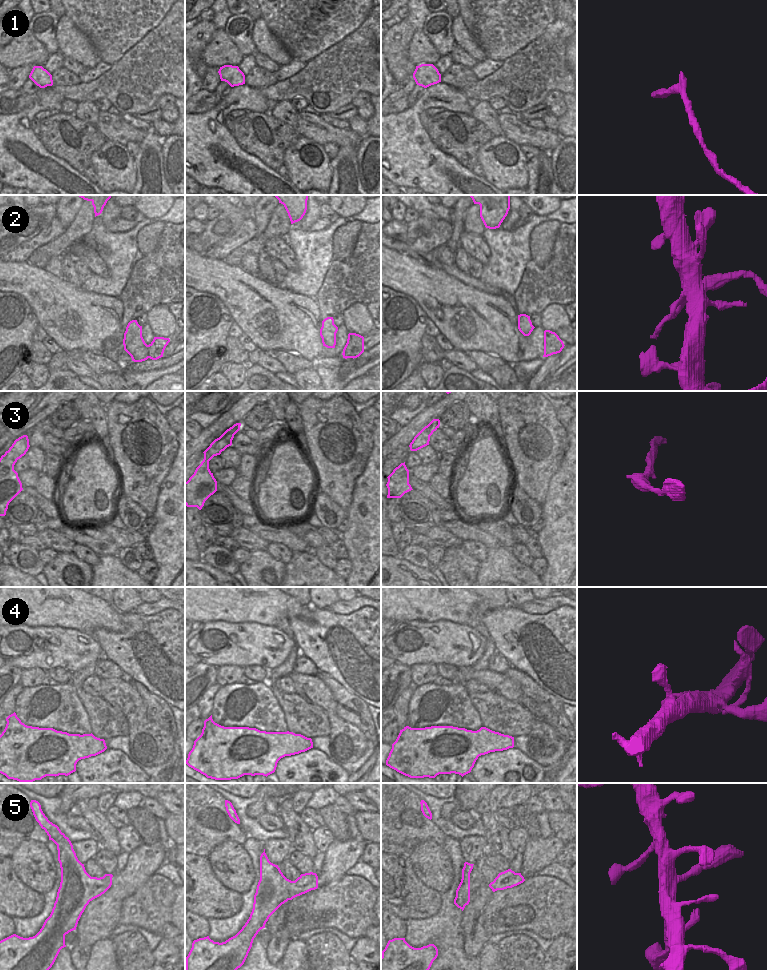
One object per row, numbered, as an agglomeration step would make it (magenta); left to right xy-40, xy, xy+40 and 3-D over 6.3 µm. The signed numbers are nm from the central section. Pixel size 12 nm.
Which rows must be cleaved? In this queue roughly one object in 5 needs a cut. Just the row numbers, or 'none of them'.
1, 2.

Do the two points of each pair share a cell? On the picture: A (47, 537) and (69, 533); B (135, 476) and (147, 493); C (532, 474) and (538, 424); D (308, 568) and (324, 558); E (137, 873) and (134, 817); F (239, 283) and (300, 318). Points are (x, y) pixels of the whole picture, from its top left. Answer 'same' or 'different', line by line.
A: different
B: same
C: same
D: different
E: different
F: same

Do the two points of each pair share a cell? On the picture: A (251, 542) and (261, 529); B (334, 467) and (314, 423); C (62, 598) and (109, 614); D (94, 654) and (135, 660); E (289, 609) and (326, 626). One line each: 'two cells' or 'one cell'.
A: two cells
B: one cell
C: one cell
D: two cells
E: two cells

